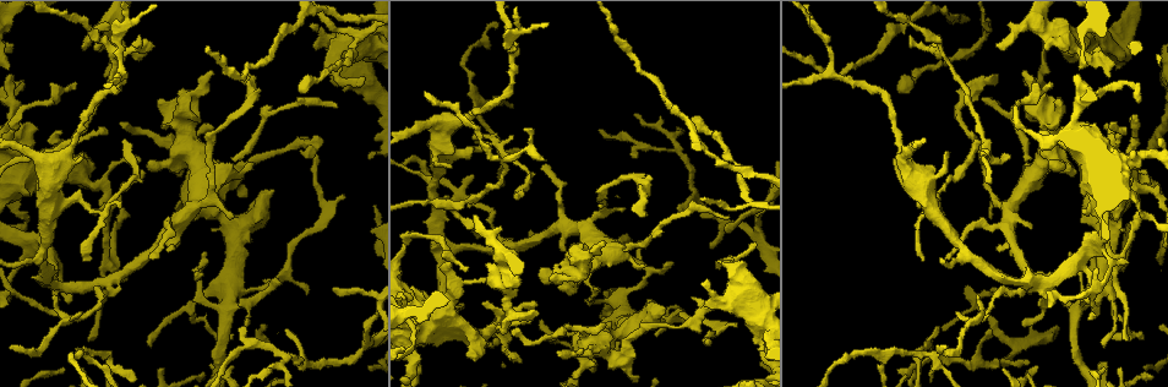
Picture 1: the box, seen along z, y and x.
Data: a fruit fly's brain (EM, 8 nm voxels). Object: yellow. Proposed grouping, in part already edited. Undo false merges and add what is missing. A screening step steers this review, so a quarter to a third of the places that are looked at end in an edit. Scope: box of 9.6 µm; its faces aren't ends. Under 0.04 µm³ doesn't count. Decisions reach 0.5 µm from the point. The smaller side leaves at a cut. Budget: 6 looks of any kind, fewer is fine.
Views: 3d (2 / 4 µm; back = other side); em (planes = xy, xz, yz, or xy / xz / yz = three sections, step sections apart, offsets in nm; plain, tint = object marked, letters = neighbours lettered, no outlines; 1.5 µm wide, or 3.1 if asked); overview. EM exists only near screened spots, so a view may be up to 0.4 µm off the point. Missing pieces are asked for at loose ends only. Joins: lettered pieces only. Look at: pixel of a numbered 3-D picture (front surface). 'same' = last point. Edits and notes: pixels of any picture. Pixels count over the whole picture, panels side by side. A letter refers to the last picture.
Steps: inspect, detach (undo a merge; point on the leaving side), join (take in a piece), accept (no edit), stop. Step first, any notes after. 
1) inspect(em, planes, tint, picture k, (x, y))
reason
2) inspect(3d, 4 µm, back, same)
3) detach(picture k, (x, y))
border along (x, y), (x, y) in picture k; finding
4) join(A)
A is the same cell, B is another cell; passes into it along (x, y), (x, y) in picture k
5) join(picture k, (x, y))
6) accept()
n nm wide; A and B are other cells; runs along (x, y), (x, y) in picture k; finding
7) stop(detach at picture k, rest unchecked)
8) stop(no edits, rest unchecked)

inspect(3d, 4 µm, picture 1, (737, 325))
thin end

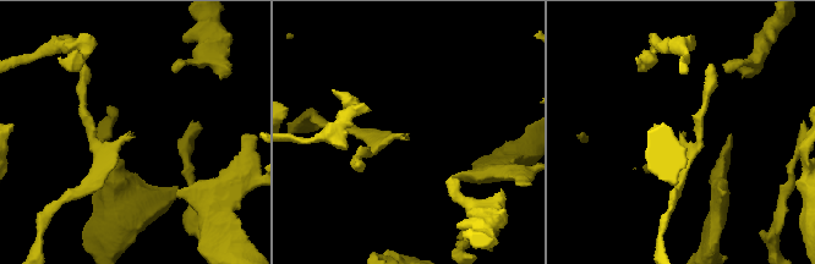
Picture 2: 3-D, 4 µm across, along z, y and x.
inspect(em, planes, plain, picture 2, (408, 138))
shape alone is not enough

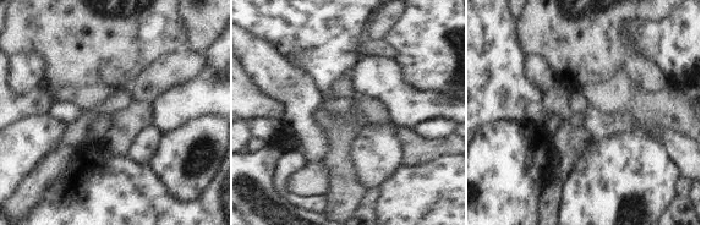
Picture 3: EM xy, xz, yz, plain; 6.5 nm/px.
inspect(em, planes, letters, same)
what lies round it

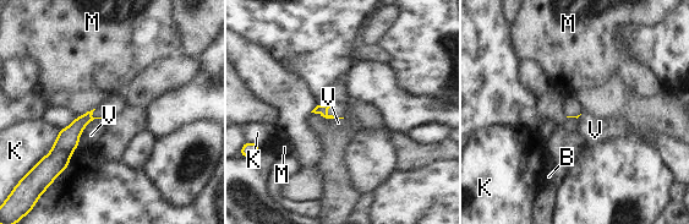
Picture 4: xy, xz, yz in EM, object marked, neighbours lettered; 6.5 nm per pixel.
accept()
B, K, M and V are other cells; border along (105, 118), (94, 118), (78, 142) in picture 4; no lettered piece goes on from it

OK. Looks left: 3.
inspect(em, planes, letters, picture 1, (307, 293))
tapers out

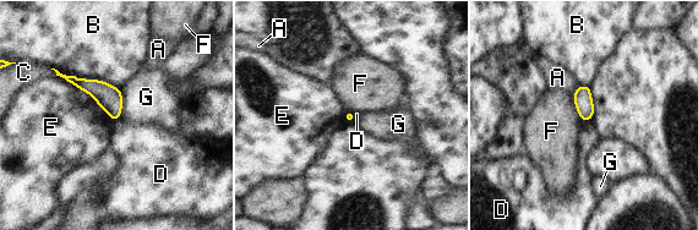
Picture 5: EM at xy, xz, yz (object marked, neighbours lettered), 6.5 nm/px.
accept()
A, B, C, D, E, F and G are other cells; border along (590, 120), (582, 122) in picture 5; none of them fits

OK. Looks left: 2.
inspect(em, yz, step 4, tint, picture 1, (1051, 84))
thin end

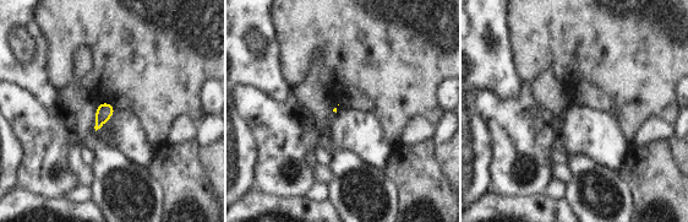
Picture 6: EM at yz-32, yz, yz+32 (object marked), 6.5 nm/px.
inspect(em, planes, letters, same)
another direction

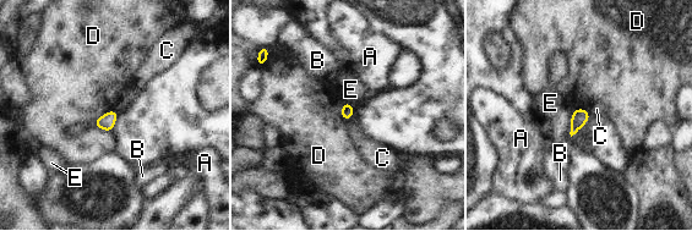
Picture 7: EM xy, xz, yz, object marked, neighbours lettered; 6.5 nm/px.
accept()
A, B, C, D and E are other cells; border along (113, 108), (98, 116), (92, 124) in picture 7; no lettered piece goes on from it

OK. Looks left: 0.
stop(no edits, rest unchecked)

